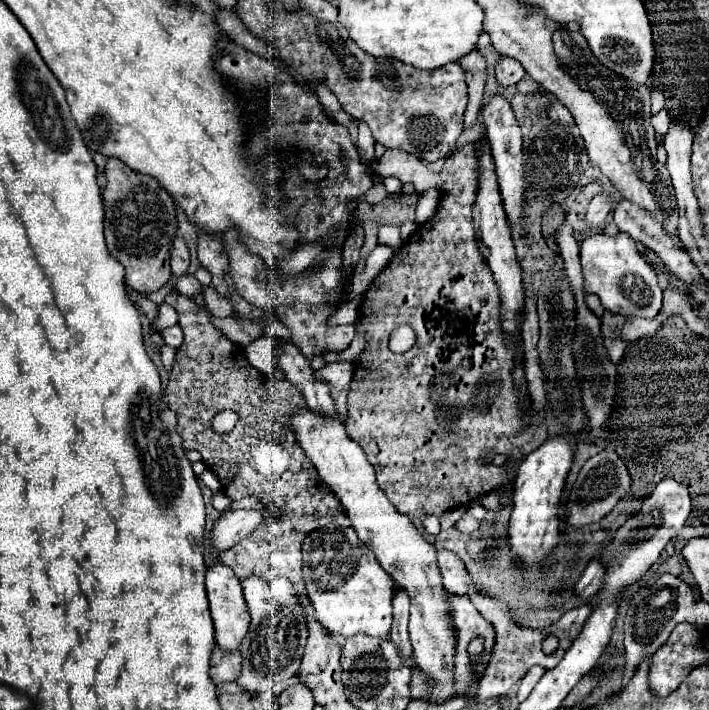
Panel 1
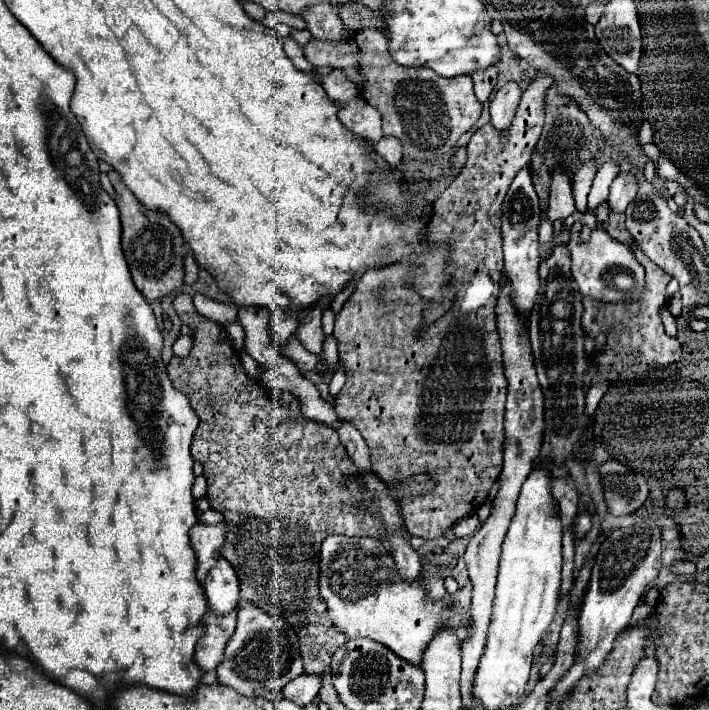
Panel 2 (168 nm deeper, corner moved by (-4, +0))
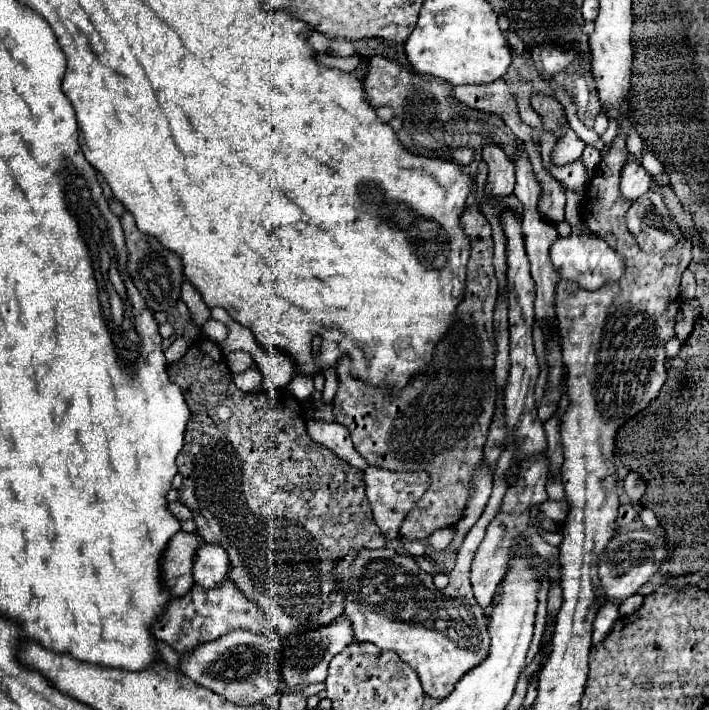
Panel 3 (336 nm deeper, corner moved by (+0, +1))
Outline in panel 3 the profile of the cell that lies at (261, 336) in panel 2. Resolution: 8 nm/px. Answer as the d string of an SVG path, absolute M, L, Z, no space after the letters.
M230 352L230 354L226 354L226 362L230 364L230 370L234 374L238 374L238 372L250 368L250 366L254 366L254 360L246 352Z

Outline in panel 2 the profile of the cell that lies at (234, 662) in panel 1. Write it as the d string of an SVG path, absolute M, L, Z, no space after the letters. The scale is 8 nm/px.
M238 607L222 617L218 617L212 609L206 611L202 619L204 635L200 637L194 651L194 663L202 671L214 671L220 665L224 657L222 651L226 647L226 641L232 637L236 629L236 613L238 613Z

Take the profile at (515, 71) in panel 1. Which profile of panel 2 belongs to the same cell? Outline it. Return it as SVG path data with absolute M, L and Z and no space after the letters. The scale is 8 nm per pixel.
M506 83L494 95L494 99L490 103L490 117L492 117L490 123L500 133L504 133L504 129L510 129L510 121L514 119L520 95L522 95L522 91L520 91L520 87L516 83Z

